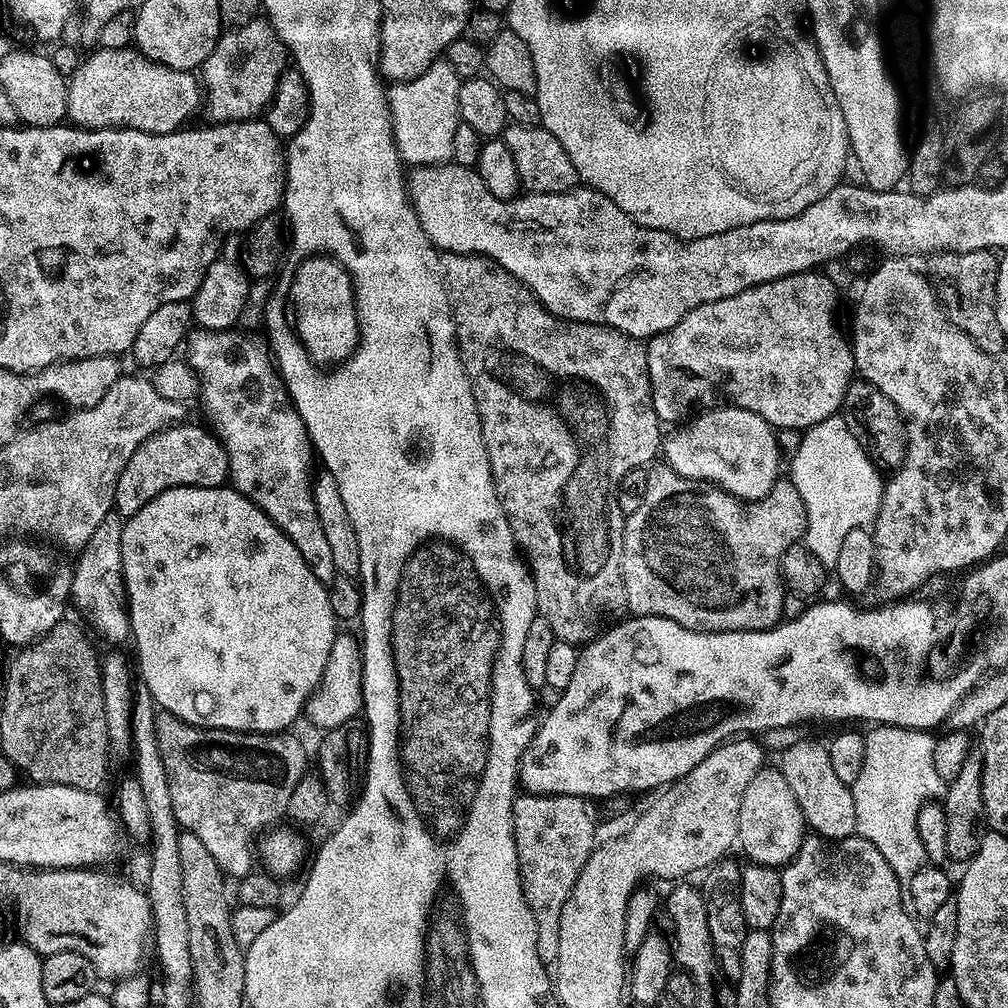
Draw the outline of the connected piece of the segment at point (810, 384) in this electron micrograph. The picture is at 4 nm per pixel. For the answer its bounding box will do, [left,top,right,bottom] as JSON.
[646,270,856,430]

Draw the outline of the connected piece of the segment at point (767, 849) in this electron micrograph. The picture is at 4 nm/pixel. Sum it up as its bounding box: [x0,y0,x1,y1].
[738,767,805,869]

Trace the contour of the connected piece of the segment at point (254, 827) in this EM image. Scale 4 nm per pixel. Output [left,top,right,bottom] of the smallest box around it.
[156,710,310,878]

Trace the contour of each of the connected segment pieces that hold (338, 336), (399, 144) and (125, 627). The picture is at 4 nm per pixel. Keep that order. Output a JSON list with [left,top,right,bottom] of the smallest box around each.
[[289,254,360,366],[387,62,462,166],[70,512,131,646]]

